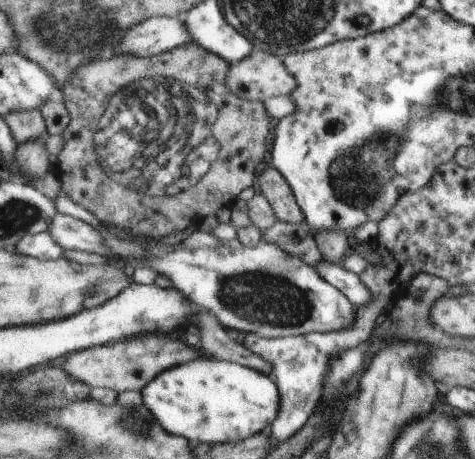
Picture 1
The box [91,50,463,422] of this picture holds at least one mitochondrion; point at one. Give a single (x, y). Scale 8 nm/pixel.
(261, 298)

